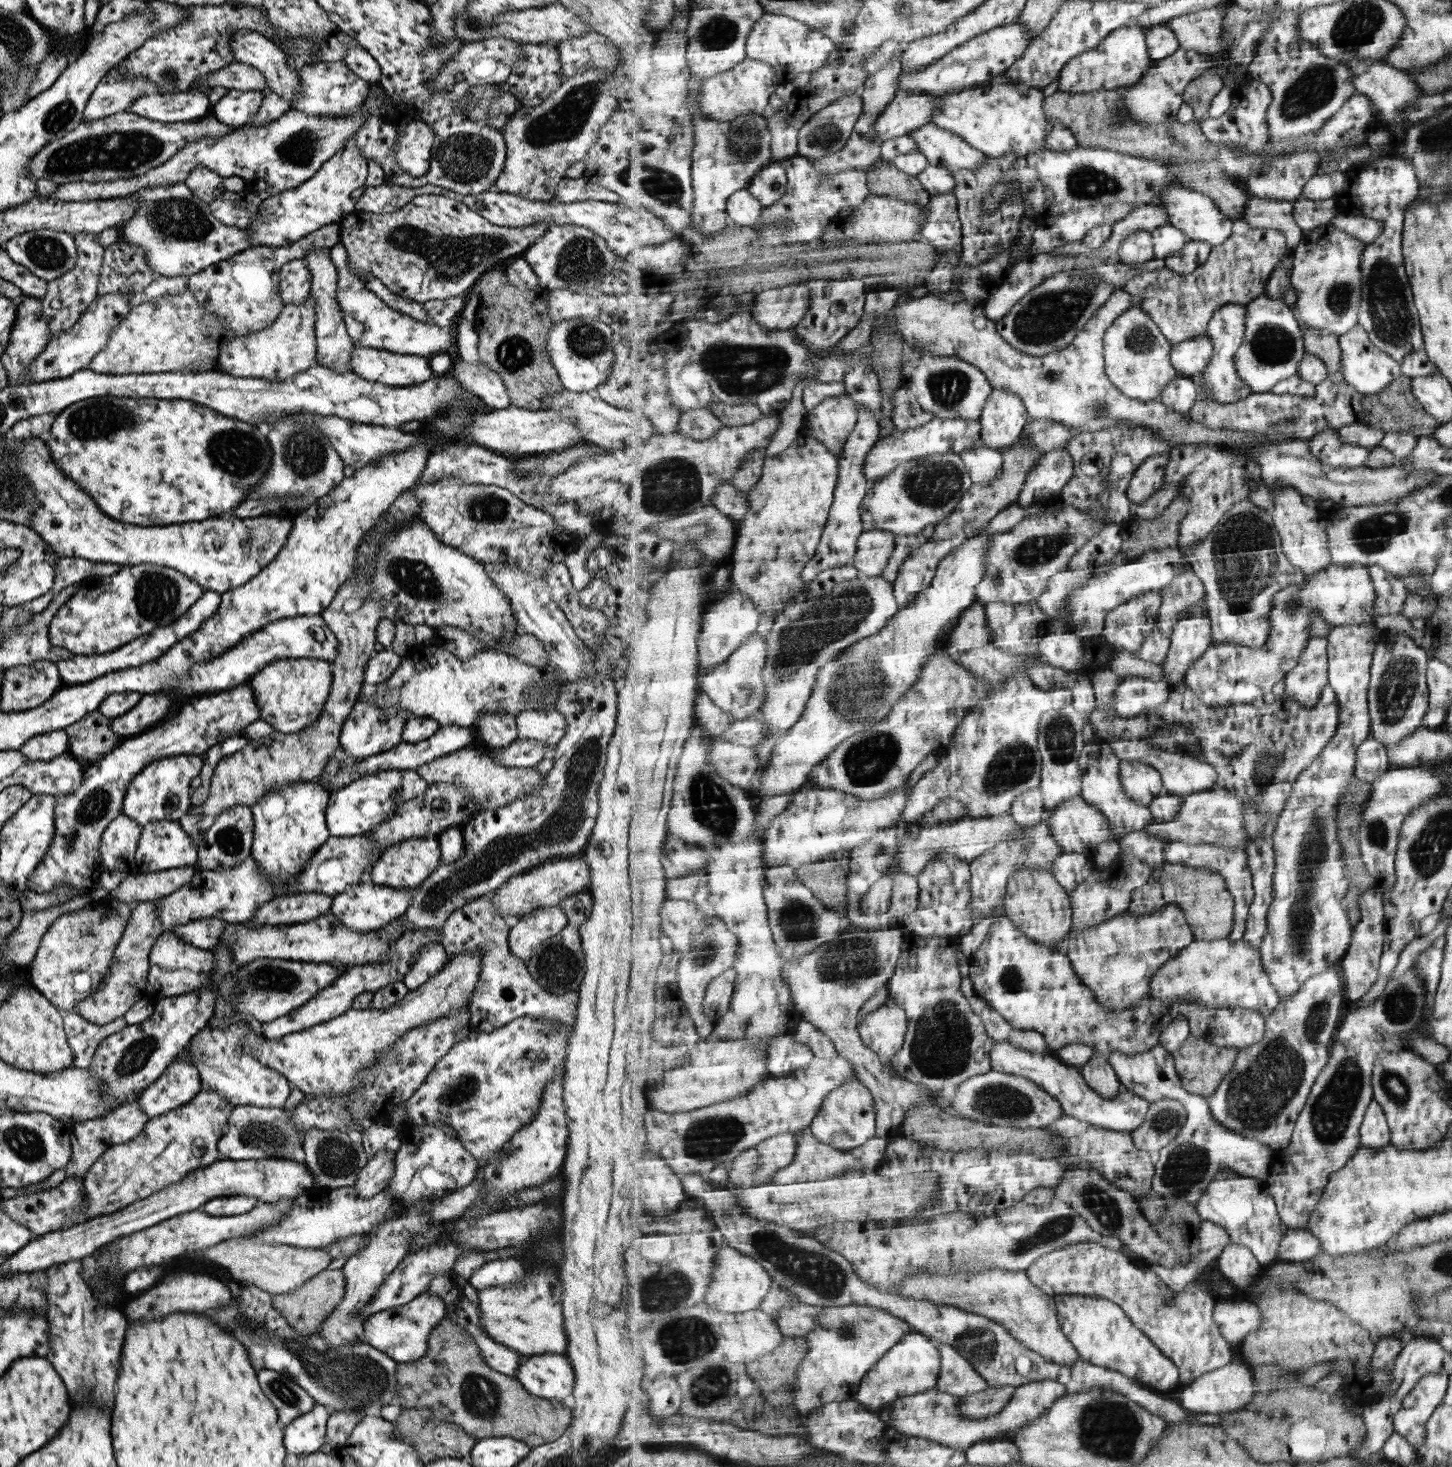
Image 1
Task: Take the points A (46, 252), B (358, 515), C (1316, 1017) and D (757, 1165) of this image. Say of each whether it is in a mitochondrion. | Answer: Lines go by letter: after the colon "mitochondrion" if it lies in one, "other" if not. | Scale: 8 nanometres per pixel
A: mitochondrion
B: other
C: mitochondrion
D: mitochondrion

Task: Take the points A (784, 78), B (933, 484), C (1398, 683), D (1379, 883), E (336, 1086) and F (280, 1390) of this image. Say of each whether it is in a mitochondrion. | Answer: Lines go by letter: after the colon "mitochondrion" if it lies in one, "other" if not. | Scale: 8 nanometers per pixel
A: other
B: mitochondrion
C: mitochondrion
D: other
E: other
F: mitochondrion

